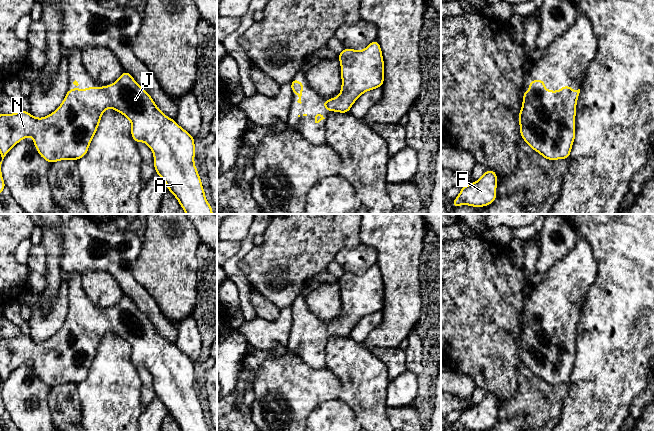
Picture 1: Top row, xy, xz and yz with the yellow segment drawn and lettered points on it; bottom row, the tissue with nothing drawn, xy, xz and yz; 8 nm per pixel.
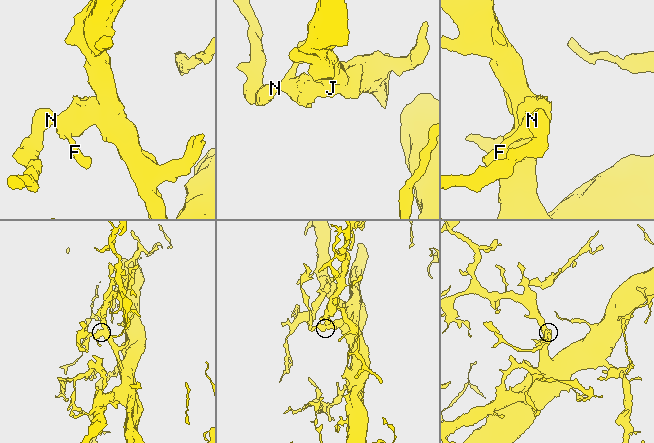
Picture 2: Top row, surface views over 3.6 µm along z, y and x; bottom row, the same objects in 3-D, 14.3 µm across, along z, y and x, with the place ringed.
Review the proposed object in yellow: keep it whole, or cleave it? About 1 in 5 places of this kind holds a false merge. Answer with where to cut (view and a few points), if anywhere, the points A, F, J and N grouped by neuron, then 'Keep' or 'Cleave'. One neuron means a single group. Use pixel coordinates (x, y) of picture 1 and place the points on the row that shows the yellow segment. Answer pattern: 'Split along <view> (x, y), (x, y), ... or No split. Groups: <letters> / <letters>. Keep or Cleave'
No split. Groups: A F J N. Keep

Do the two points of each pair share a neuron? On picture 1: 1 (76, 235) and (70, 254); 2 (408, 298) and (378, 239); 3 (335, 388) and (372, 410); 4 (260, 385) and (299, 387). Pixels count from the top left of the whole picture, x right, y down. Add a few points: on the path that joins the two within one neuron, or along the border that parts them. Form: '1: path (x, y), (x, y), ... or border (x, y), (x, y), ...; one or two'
1: path (76, 240), (75, 249); one
2: path (401, 283), (399, 261), (393, 254); one
3: border (330, 370), (337, 377), (342, 387), (339, 398); two
4: path (270, 386), (289, 387); one

